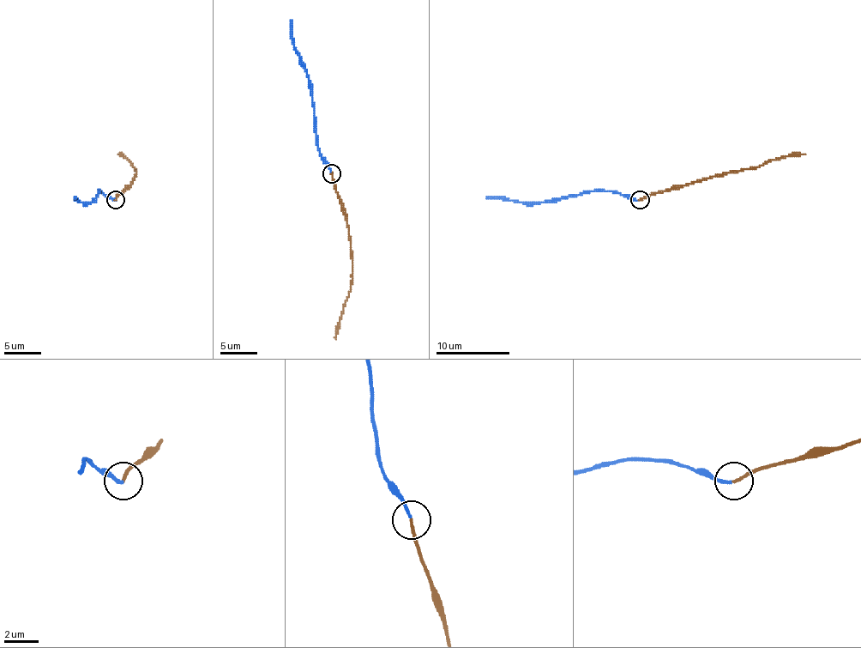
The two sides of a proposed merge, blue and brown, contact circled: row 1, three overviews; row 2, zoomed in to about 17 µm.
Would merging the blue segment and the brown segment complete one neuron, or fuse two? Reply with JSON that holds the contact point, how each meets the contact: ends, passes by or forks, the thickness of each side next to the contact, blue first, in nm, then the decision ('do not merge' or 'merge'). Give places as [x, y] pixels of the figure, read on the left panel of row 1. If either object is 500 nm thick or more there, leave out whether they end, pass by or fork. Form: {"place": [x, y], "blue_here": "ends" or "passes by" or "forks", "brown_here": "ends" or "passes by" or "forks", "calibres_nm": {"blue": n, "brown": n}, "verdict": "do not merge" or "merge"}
{"place": [116, 200], "blue_here": "ends", "brown_here": "ends", "calibres_nm": {"blue": 160, "brown": 150}, "verdict": "merge"}

